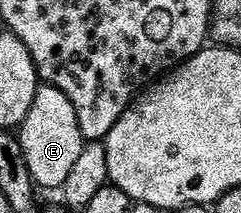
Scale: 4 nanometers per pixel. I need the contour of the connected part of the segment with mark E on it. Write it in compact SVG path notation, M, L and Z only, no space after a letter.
M37 87L34 106L30 114L26 114L26 122L20 125L18 135L26 154L26 166L30 166L32 181L41 189L63 189L66 177L70 175L70 169L81 156L86 143L70 98L66 98L66 94L57 88Z

